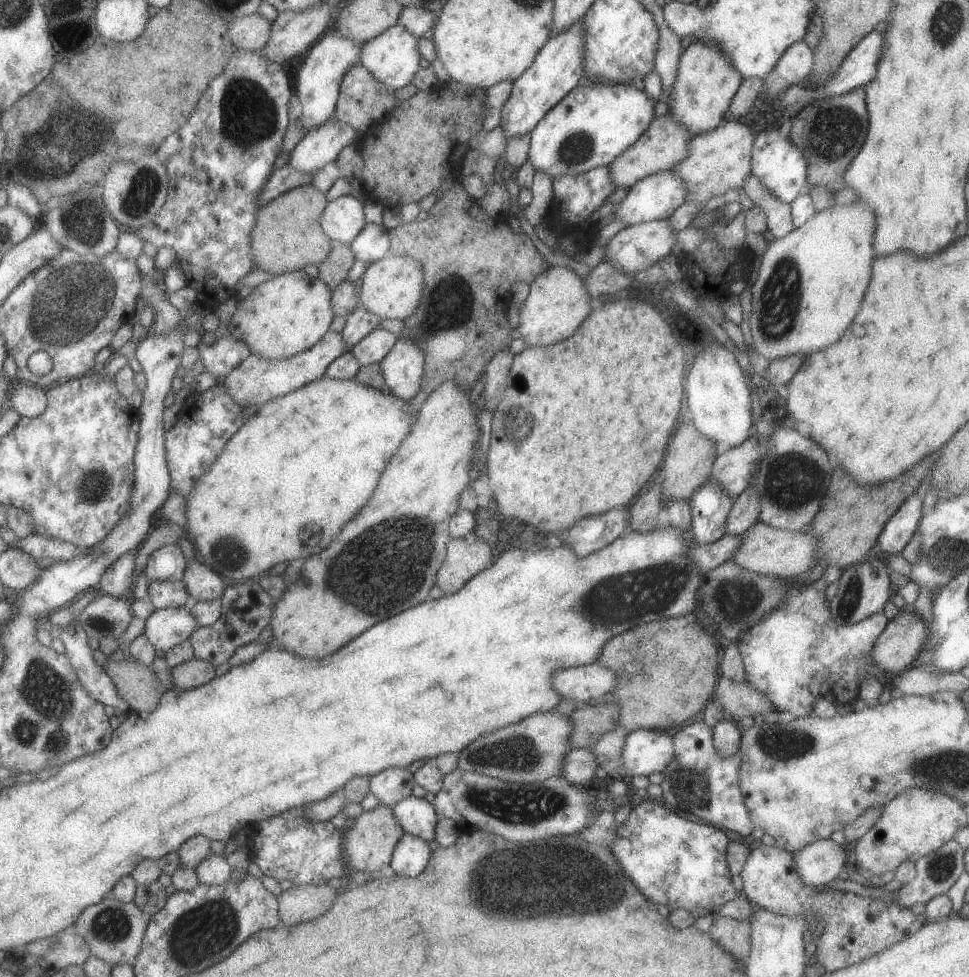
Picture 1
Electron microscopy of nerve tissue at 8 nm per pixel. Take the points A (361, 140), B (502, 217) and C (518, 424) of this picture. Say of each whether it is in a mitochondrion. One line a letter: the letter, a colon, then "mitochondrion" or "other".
A: other
B: other
C: mitochondrion

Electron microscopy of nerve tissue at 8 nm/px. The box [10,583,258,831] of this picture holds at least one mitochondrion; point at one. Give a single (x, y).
(44, 697)

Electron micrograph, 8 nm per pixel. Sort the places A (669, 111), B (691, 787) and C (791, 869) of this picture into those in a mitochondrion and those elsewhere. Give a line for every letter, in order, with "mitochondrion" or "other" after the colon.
A: other
B: mitochondrion
C: other

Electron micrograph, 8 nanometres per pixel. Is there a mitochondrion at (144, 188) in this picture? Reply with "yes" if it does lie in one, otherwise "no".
yes

